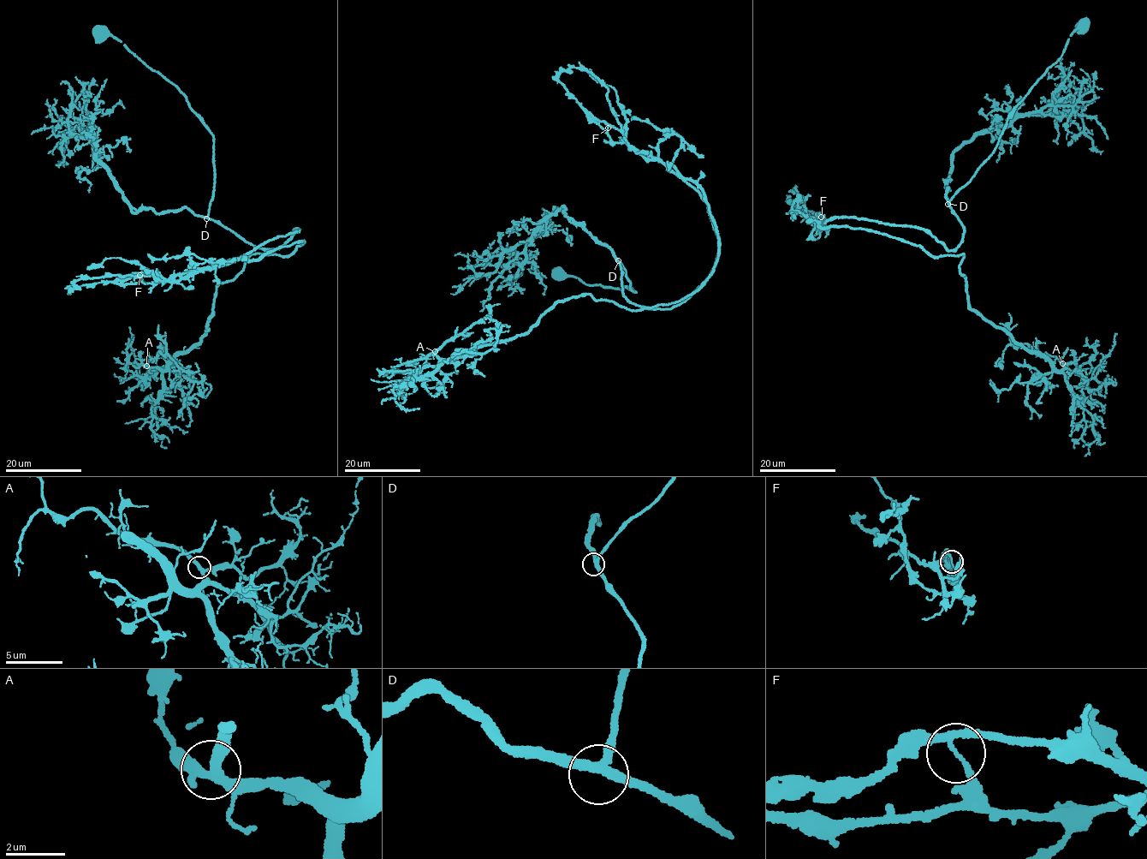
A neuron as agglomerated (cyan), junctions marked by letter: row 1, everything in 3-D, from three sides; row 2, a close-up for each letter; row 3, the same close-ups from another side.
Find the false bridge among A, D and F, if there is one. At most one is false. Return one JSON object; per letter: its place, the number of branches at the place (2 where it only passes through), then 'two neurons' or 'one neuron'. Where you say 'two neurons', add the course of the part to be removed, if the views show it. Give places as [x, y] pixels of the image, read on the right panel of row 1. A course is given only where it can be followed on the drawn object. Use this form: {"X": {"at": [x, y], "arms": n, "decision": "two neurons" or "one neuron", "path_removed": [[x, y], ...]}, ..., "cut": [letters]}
{"A": {"at": [1062, 363], "arms": 3, "decision": "one neuron"}, "D": {"at": [947, 204], "arms": 3, "decision": "one neuron"}, "F": {"at": [821, 217], "arms": 3, "decision": "two neurons", "path_removed": [[821, 216], [818, 230], [964, 253], [970, 307], [1065, 367], [1026, 344], [1000, 358]]}, "cut": ["F"]}

